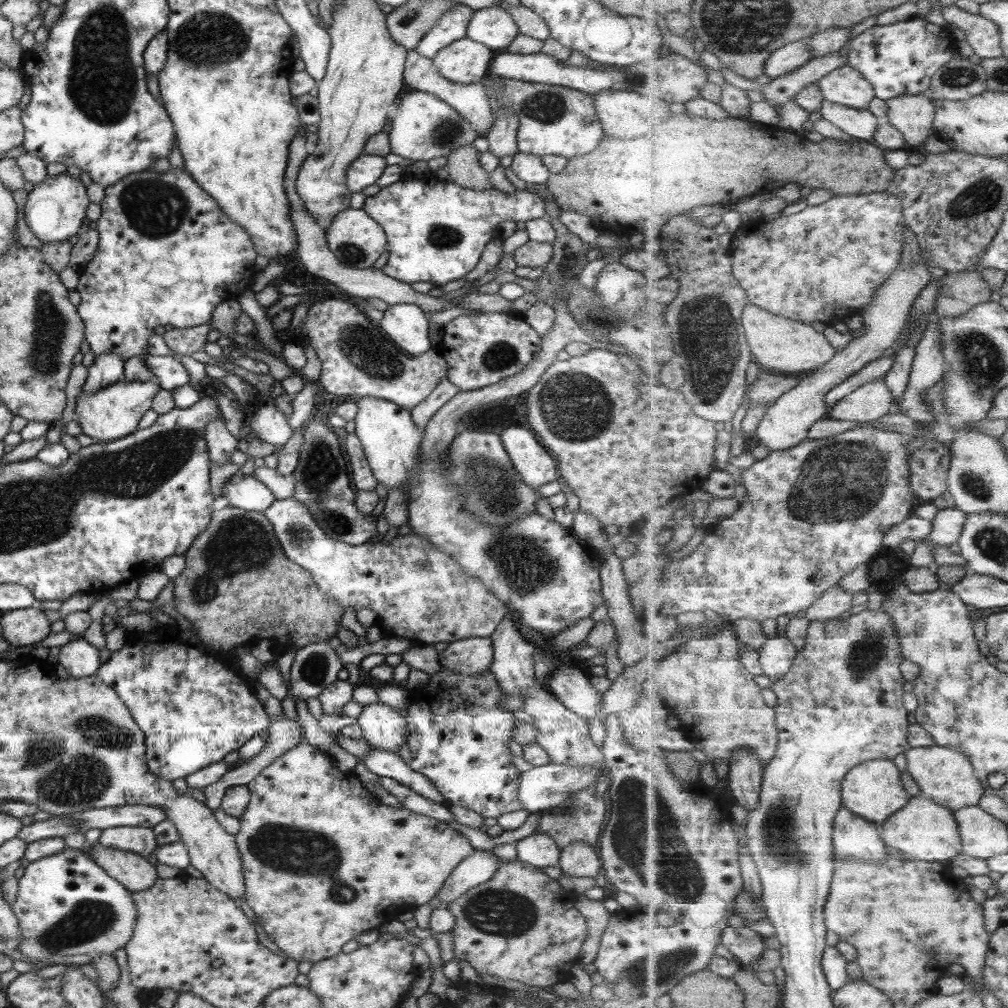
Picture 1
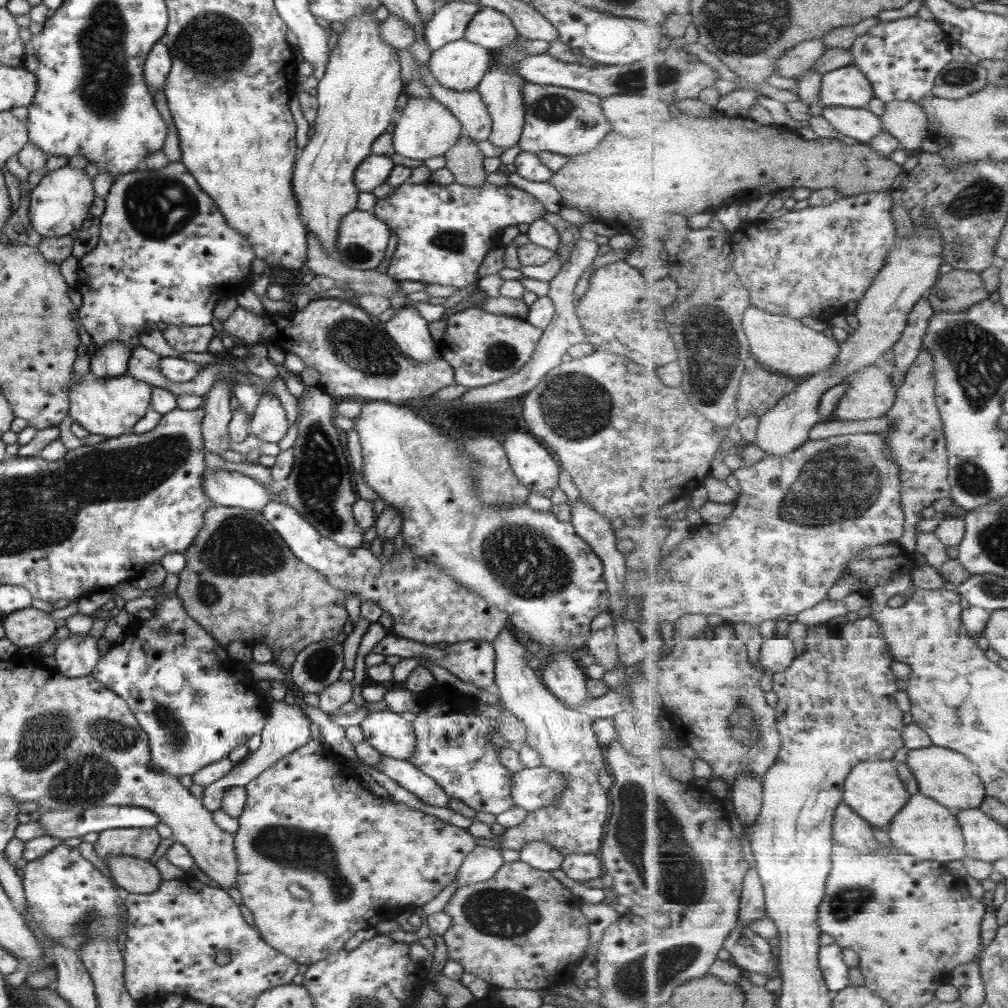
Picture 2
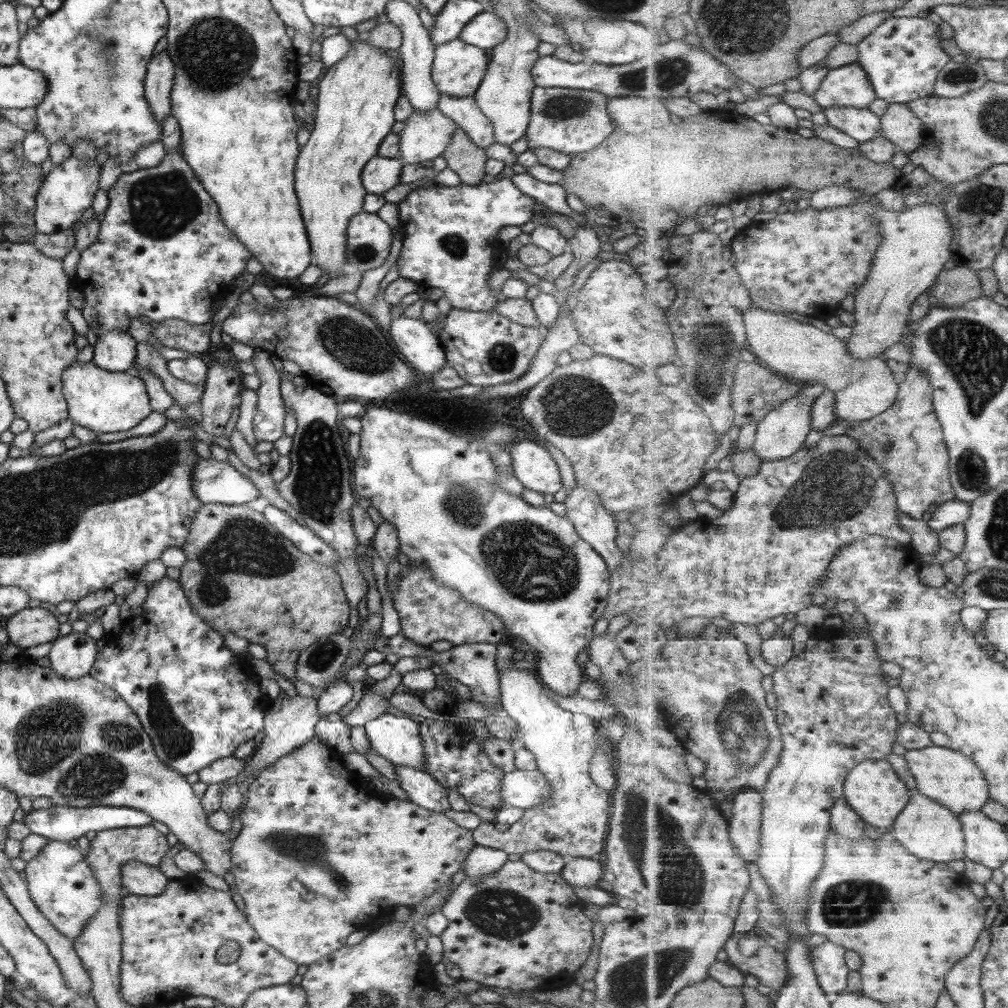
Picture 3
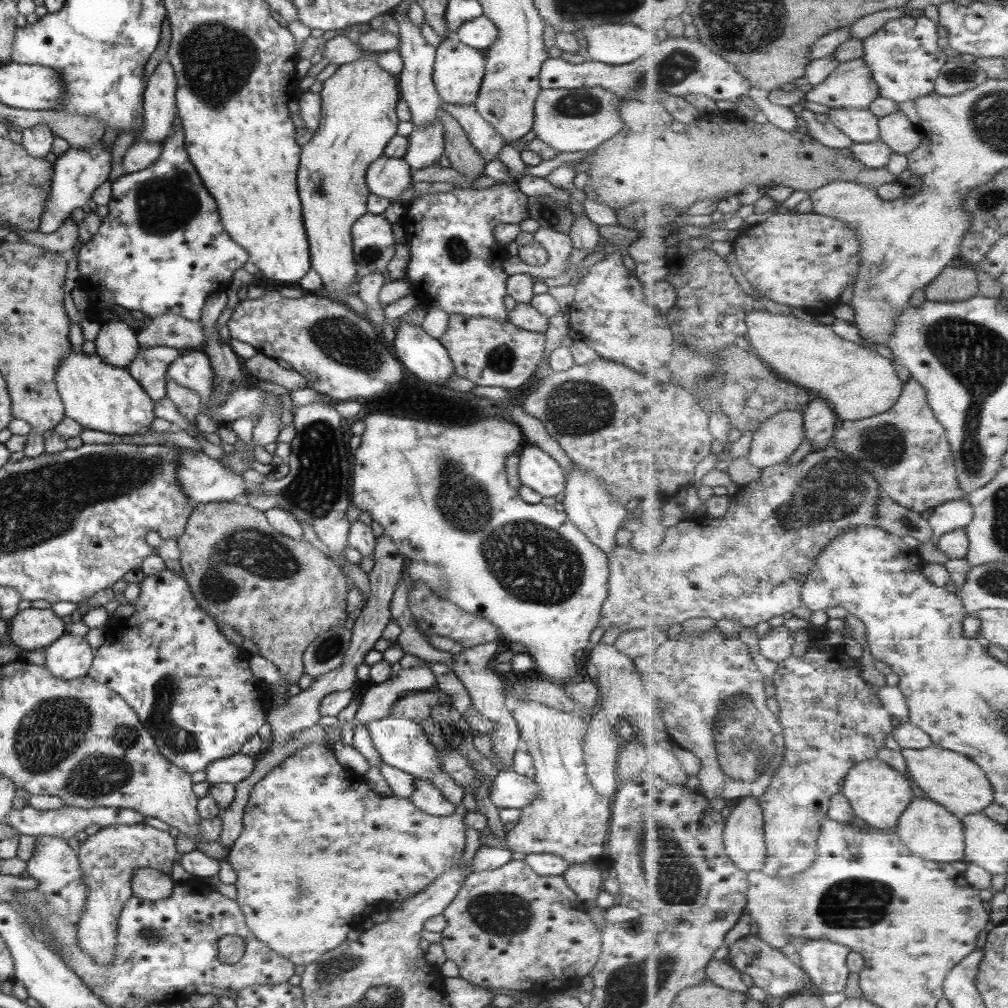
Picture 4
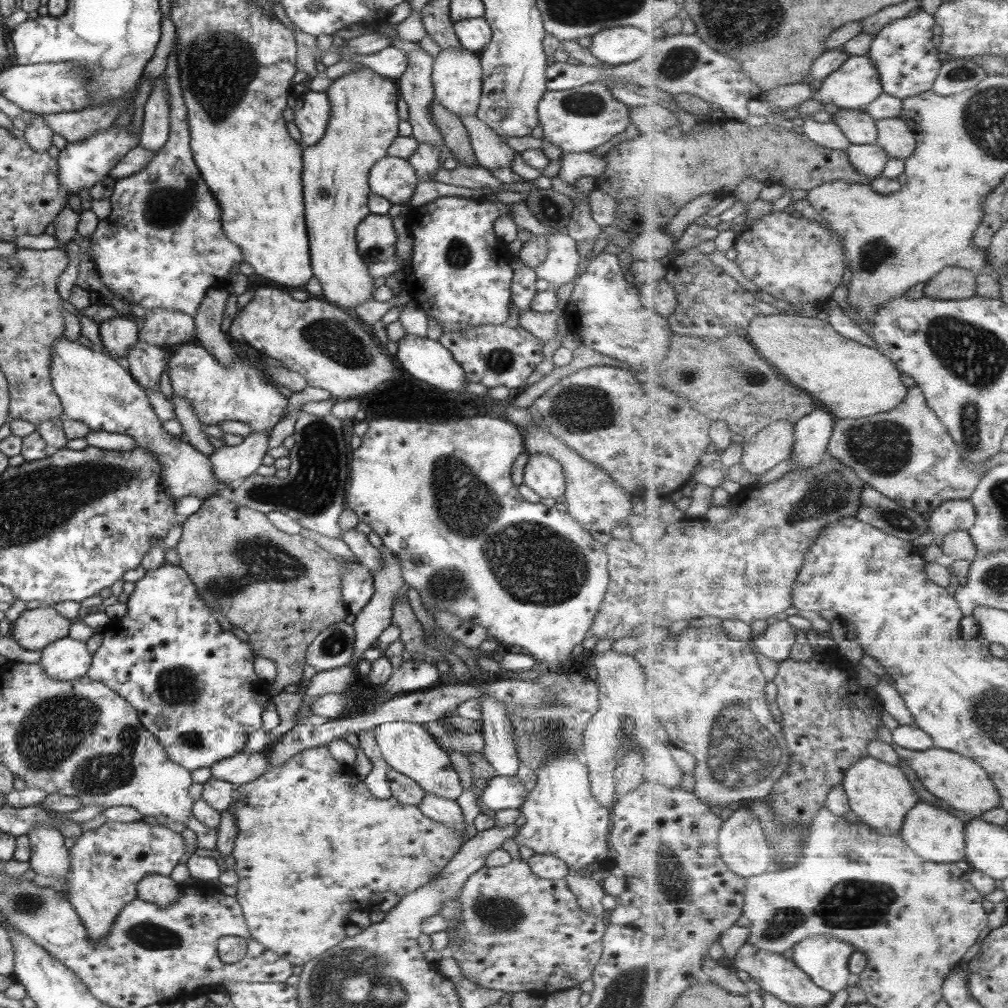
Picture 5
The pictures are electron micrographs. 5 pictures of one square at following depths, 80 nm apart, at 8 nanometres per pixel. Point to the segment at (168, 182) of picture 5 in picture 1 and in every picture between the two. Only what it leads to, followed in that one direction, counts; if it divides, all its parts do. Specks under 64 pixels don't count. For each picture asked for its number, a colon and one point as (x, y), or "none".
1: (166, 254)
2: (165, 254)
3: (162, 251)
4: (161, 248)

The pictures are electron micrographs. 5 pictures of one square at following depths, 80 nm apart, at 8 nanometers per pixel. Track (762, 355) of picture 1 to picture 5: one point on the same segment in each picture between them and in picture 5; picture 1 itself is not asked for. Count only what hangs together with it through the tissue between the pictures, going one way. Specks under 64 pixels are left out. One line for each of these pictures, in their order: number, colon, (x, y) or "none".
2: (782, 343)
3: (864, 389)
4: (858, 383)
5: (851, 380)

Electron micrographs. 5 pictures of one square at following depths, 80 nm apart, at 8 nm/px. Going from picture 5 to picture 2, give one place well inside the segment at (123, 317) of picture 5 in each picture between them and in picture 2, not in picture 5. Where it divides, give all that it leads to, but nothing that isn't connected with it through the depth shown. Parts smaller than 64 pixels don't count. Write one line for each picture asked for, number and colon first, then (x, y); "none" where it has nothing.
2: (110, 360)
3: (114, 351)
4: (115, 343)

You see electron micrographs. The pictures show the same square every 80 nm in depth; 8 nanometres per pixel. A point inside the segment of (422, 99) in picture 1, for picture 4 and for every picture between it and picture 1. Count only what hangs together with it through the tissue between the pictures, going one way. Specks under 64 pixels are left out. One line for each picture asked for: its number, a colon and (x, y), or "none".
2: (425, 129)
3: (425, 135)
4: (425, 144)

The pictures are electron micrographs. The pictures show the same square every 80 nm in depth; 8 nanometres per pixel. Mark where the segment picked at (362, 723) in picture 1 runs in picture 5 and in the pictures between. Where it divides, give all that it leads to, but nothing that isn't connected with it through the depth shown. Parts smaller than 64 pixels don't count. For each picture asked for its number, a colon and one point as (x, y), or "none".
2: (388, 733)
3: (396, 739)
4: (401, 743)
5: (406, 747)

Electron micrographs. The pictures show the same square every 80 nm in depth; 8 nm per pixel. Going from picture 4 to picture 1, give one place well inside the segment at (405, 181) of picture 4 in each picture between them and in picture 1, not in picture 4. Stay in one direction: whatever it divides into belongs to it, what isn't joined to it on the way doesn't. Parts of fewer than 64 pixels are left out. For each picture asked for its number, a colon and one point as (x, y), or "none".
1: (364, 170)
2: (372, 170)
3: (378, 174)

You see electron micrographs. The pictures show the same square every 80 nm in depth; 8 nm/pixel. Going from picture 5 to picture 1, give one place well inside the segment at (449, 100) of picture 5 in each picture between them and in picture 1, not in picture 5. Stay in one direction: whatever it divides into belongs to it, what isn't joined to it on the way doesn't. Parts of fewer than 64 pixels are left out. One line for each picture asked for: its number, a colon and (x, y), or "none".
1: (463, 61)
2: (459, 65)
3: (457, 68)
4: (457, 72)

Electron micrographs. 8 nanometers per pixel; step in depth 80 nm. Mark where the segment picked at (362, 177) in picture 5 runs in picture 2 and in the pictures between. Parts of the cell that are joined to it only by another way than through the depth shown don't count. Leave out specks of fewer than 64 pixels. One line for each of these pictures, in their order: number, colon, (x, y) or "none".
2: (357, 92)
3: (354, 105)
4: (358, 100)

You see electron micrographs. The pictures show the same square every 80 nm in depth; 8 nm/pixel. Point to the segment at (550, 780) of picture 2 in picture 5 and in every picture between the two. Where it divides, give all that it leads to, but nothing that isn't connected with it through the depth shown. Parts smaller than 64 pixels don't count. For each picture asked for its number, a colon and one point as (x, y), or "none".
3: (523, 789)
4: (511, 790)
5: (502, 792)

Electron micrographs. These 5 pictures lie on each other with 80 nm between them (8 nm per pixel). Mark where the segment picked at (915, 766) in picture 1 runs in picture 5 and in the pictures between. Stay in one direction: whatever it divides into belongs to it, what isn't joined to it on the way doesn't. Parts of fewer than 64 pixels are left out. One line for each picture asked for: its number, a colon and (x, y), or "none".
2: (945, 775)
3: (949, 777)
4: (954, 780)
5: (960, 781)

